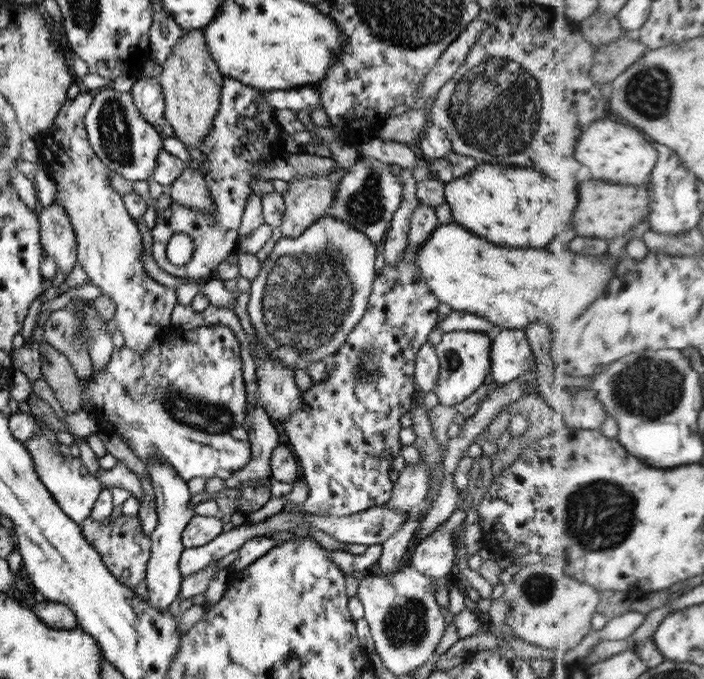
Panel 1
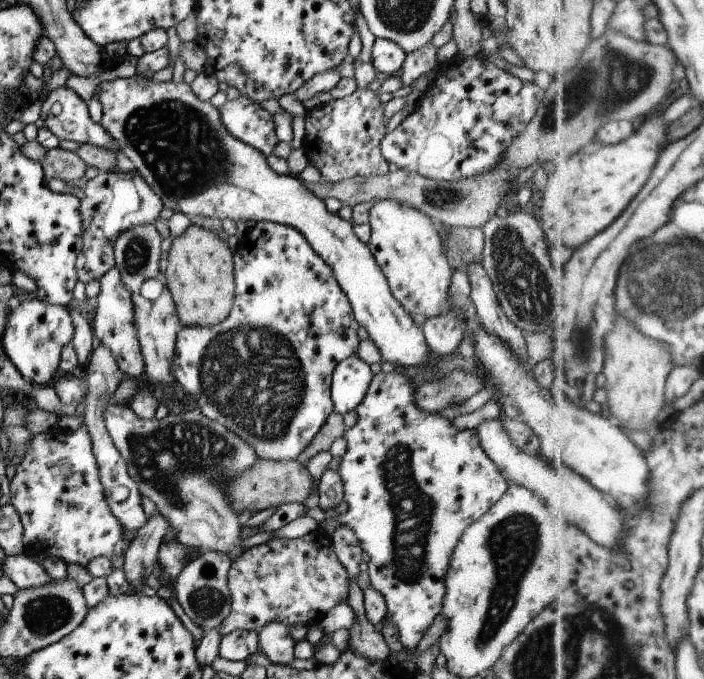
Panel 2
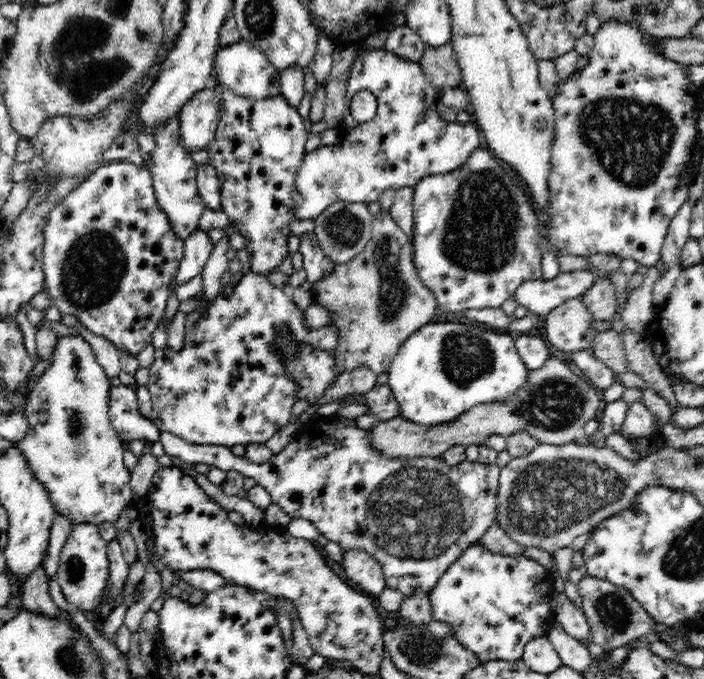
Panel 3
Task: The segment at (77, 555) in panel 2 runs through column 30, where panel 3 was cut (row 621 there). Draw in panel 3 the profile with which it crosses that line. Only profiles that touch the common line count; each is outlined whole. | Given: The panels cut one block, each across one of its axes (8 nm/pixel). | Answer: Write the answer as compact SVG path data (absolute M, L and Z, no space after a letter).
M475 543L454 562L430 593L433 619L450 625L453 637L471 650L482 663L522 659L523 648L532 638L548 636L553 626L551 600L554 597L552 571L523 555L508 557L484 551Z

